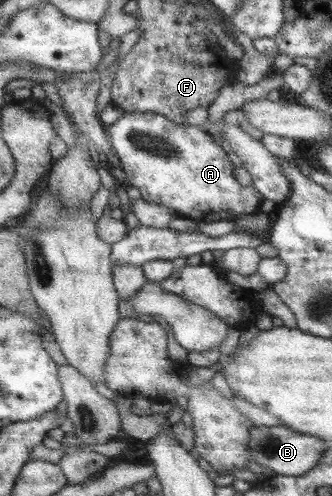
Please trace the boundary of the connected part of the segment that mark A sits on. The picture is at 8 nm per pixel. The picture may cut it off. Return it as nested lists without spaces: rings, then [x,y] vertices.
[[[125,112],[122,118],[118,119],[114,124],[108,126],[107,128],[108,132],[110,133],[110,139],[114,148],[114,152],[121,161],[123,171],[125,171],[127,175],[127,183],[138,187],[142,191],[143,199],[145,201],[166,205],[167,207],[173,209],[175,213],[179,213],[181,217],[189,218],[193,221],[196,221],[197,223],[211,223],[213,221],[235,221],[235,219],[238,219],[241,217],[241,215],[249,215],[252,213],[255,214],[261,212],[261,209],[259,209],[259,207],[261,207],[261,192],[255,186],[243,186],[241,183],[239,183],[239,181],[237,181],[237,179],[235,179],[235,175],[233,175],[233,167],[235,167],[235,165],[231,164],[231,159],[229,159],[229,155],[227,155],[229,152],[228,147],[226,145],[219,145],[211,133],[203,131],[203,129],[199,129],[199,126],[193,127],[193,125],[174,123],[173,120],[167,119],[167,117],[163,115],[154,114],[153,112]]]

